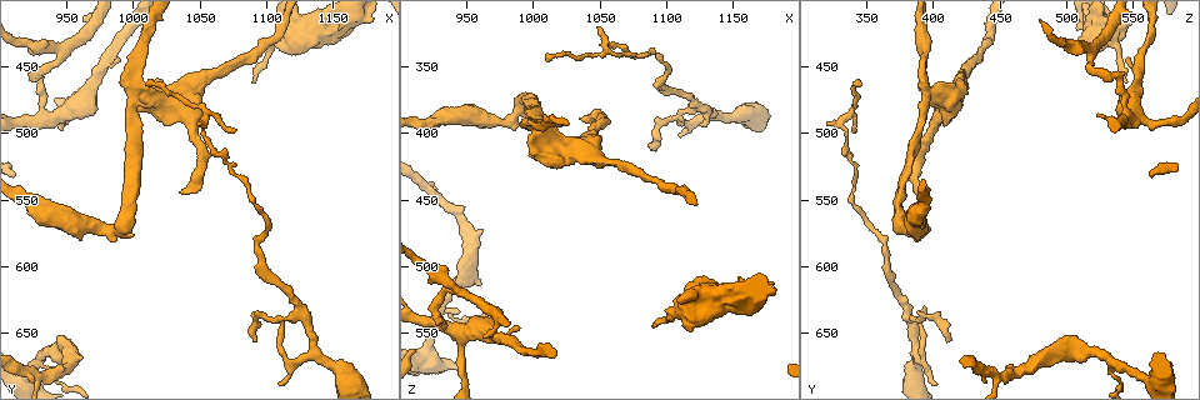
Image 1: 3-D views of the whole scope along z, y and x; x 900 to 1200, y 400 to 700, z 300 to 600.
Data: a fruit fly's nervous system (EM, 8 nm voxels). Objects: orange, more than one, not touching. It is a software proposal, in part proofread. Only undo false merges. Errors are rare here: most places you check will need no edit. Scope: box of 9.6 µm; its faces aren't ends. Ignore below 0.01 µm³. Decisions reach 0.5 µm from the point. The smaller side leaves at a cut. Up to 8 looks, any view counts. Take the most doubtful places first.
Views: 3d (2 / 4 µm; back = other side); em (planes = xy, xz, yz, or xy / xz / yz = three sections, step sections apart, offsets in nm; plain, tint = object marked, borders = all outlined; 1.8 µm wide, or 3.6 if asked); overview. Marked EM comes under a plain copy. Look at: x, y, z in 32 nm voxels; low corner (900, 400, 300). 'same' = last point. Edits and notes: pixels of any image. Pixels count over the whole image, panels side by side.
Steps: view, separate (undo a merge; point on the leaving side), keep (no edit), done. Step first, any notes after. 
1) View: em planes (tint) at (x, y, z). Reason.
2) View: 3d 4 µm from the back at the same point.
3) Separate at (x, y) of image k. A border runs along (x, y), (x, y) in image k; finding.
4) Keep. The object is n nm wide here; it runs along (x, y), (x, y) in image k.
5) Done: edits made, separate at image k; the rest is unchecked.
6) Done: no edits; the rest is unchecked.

View: em 3.6 µm planes (tint) at (1126, 640, 382).

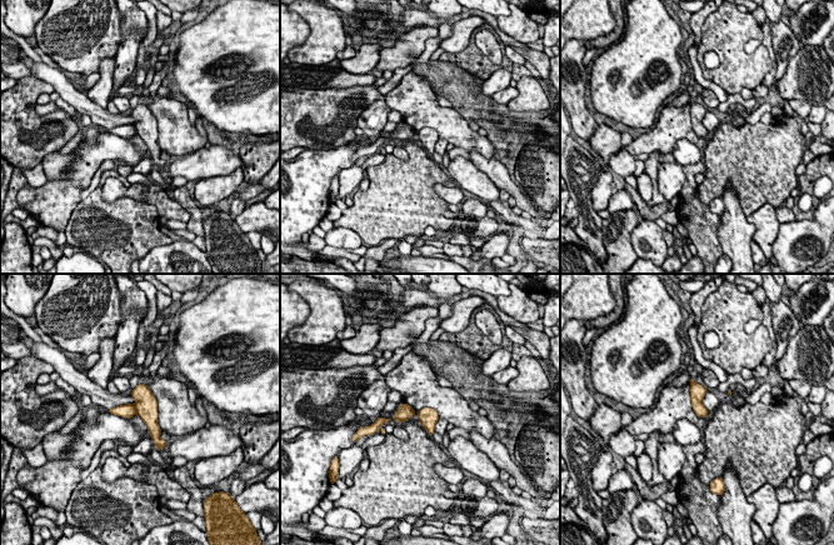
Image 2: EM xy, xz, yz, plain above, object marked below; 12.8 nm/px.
Separate at (128, 410) of image 2. A border runs along (134, 405), (136, 411) in image 2; two neurons meet here.

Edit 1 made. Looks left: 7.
View: overview.

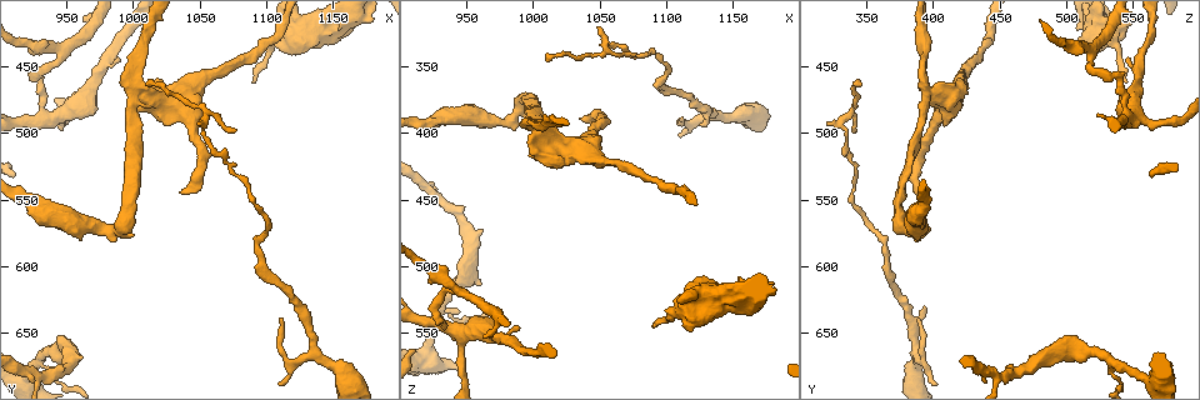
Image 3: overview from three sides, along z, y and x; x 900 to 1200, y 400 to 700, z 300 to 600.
View: 3d 2 µm at (928, 682, 446).

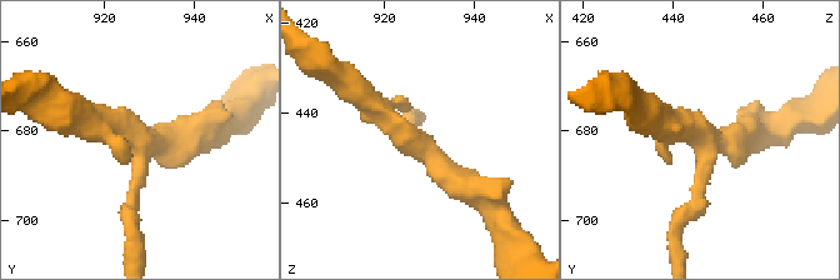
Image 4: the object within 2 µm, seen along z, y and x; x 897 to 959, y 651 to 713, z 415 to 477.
View: em planes (tint) at (929, 681, 448).

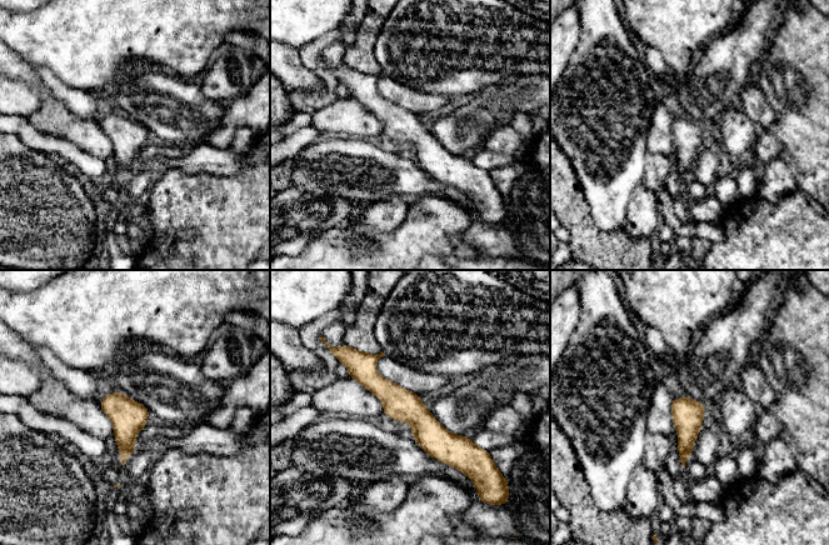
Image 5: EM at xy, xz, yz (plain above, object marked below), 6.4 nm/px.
Keep. It runs along (353, 363), (447, 448), (474, 449) in image 5; continuous, no second neuron.

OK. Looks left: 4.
View: em 3.6 µm xz step 16 (tint) at (1120, 424, 528). Sudden change in width.

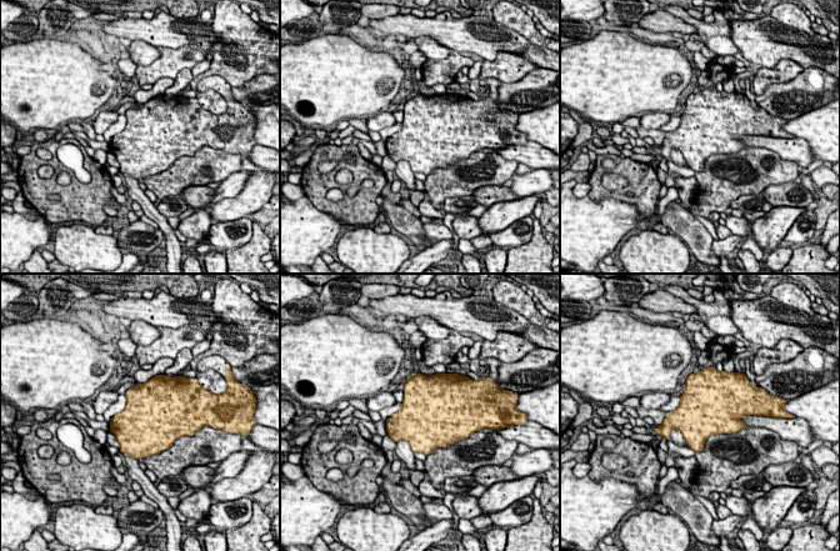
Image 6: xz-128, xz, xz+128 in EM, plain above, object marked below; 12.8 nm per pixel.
View: em 3.6 µm planes (tint) at the same point.

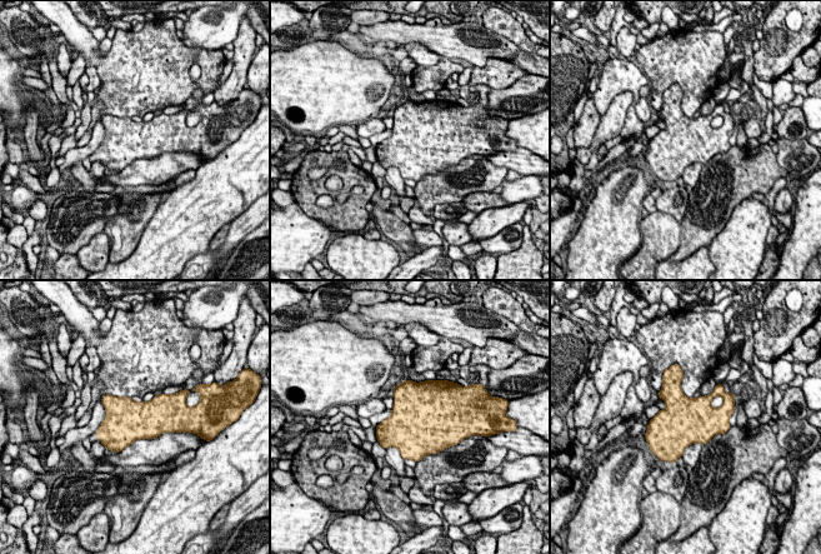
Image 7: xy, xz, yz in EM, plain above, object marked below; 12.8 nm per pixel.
Keep. All the same neuron.

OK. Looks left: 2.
Done: edits made, separate at image 2; the rest is unchecked.

